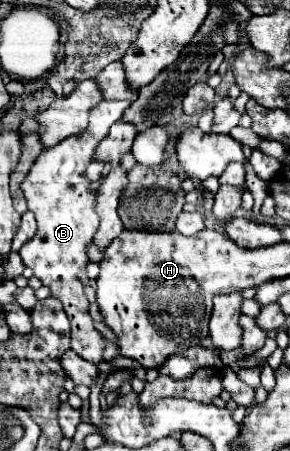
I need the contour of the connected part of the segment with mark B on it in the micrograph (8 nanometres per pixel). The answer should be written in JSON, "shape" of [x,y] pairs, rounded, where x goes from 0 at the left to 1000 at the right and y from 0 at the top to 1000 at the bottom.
{"shape":[[[352,224],[352,233],[331,233],[310,246],[310,277],[297,295],[269,299],[262,308],[221,308],[200,322],[159,326],[76,401],[76,424],[97,446],[97,463],[124,477],[131,512],[97,539],[76,543],[69,570],[83,588],[103,592],[145,623],[145,632],[172,636],[179,659],[214,667],[248,721],[248,778],[324,805],[352,800],[366,752],[324,725],[324,712],[303,694],[310,672],[290,654],[290,632],[269,619],[269,601],[297,596],[297,588],[310,583],[297,557],[303,543],[324,539],[345,490],[331,477],[338,424],[310,415],[317,401],[297,392],[297,370],[310,366],[345,308],[366,304],[379,277],[421,259],[441,233],[448,224]]]}

